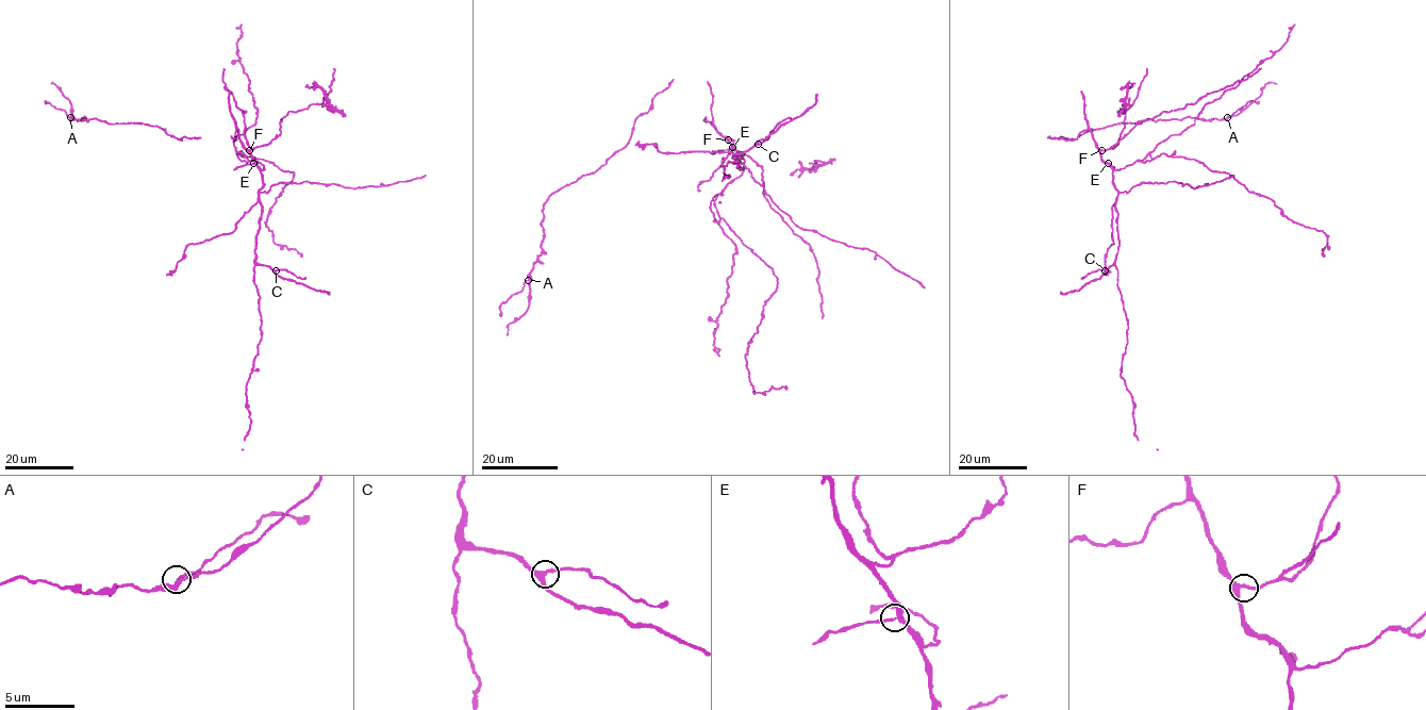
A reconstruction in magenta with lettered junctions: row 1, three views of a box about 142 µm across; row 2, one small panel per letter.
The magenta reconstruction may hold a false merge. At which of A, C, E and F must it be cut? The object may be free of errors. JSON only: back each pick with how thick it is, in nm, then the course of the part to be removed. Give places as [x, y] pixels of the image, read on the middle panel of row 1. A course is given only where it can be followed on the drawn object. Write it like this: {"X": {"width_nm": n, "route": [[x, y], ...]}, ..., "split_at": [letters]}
{"E": {"width_nm": 260, "route": [[732, 147], [710, 153]]}, "split_at": ["E"]}

